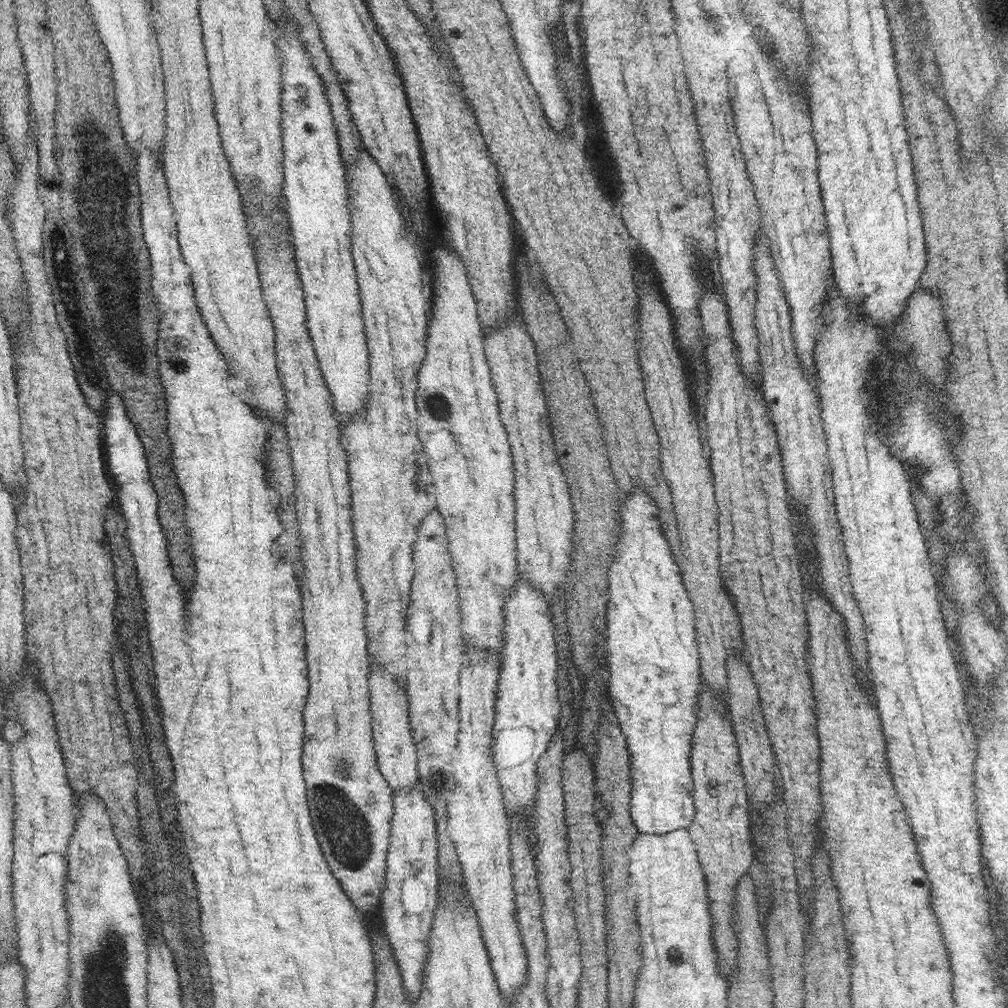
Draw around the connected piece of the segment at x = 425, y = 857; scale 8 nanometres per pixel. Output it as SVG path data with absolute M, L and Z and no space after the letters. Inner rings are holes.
M418 781L418 784L411 789L396 789L391 794L393 813L389 828L390 848L388 848L386 857L385 889L382 891L380 906L384 932L388 935L392 953L398 961L400 976L412 1007L422 992L423 968L429 955L429 934L439 896L439 847L436 838L436 815L434 815L430 801L426 801L422 788L423 785Z

